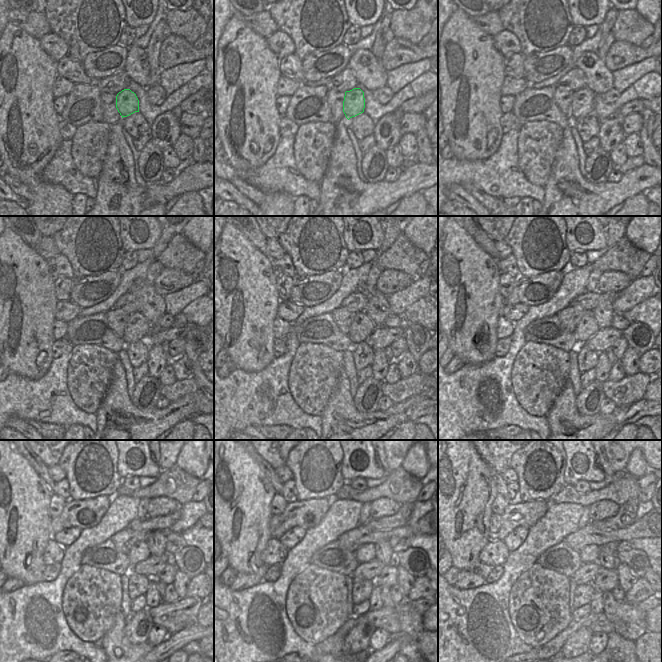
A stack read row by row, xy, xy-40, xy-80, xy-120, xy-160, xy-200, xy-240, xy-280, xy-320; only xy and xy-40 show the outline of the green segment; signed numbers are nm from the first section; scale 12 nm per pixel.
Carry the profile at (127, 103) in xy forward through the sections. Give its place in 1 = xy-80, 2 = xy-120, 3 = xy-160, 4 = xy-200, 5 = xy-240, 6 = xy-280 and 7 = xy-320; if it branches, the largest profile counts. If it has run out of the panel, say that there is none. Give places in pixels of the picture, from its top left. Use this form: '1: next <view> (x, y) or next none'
1: next xy-80 (583, 100)
2: next xy-120 (137, 328)
3: next xy-160 (362, 326)
4: next xy-200 (587, 326)
5: next xy-240 (139, 551)
6: next xy-280 (366, 552)
7: next xy-320 (590, 553)

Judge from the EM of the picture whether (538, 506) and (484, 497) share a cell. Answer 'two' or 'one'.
two

